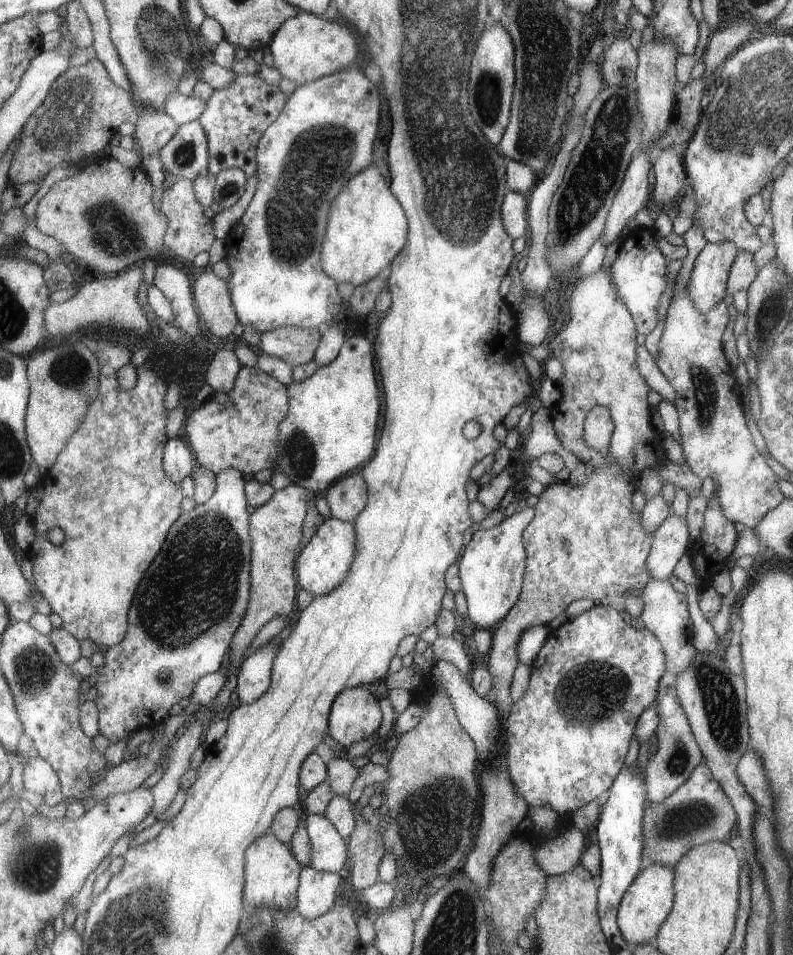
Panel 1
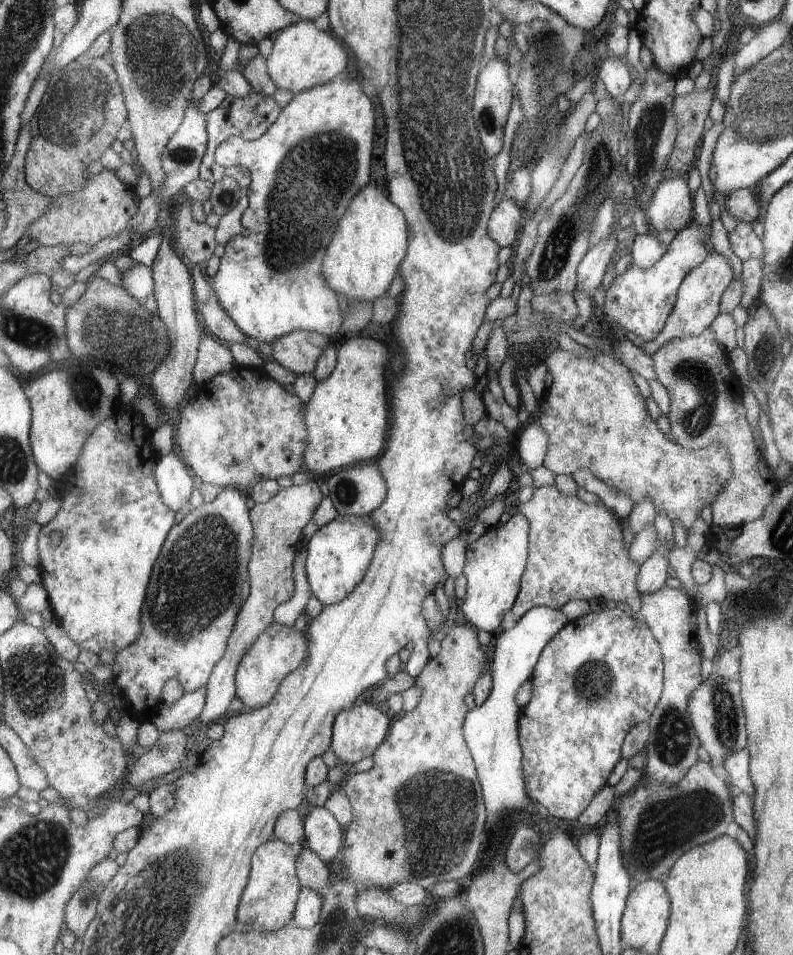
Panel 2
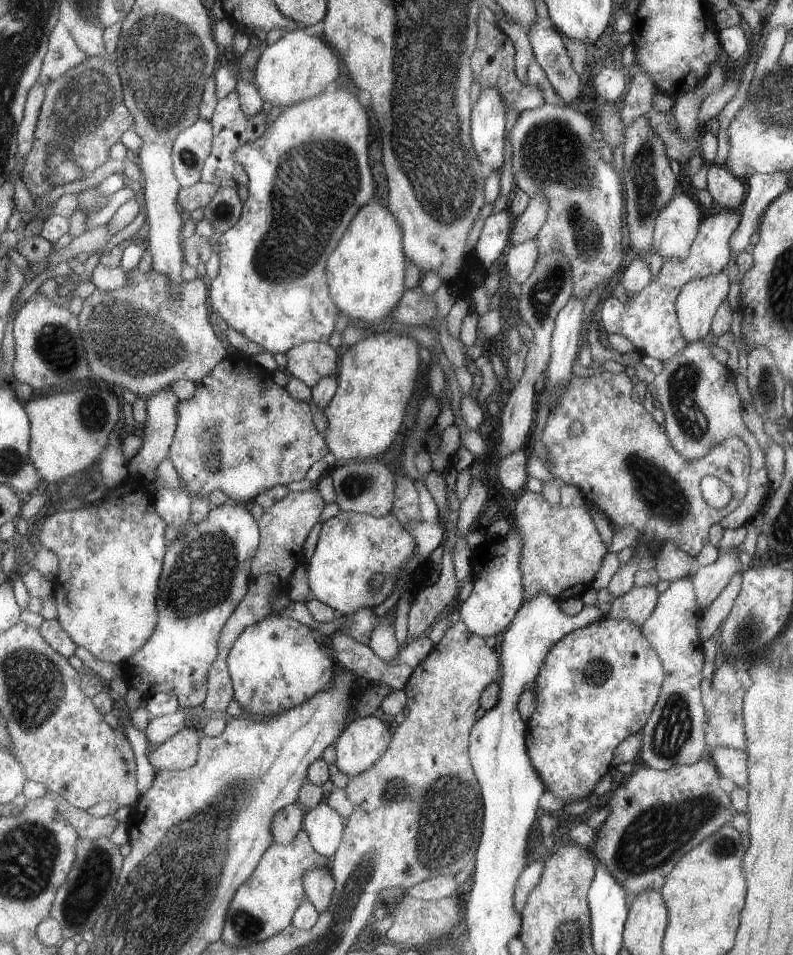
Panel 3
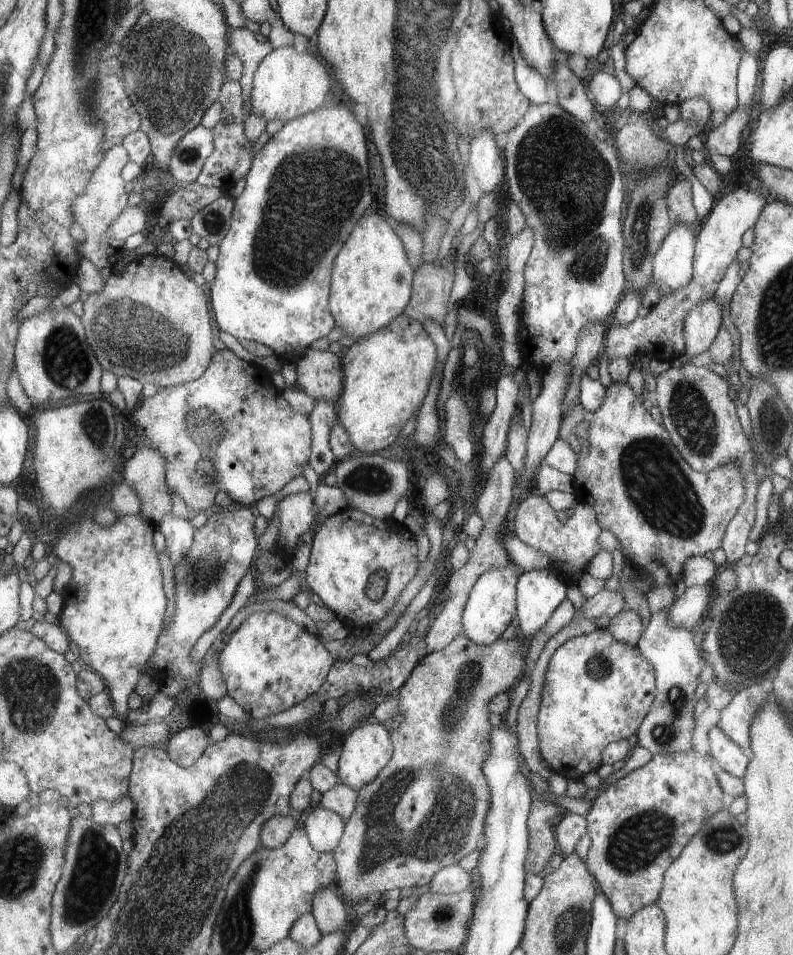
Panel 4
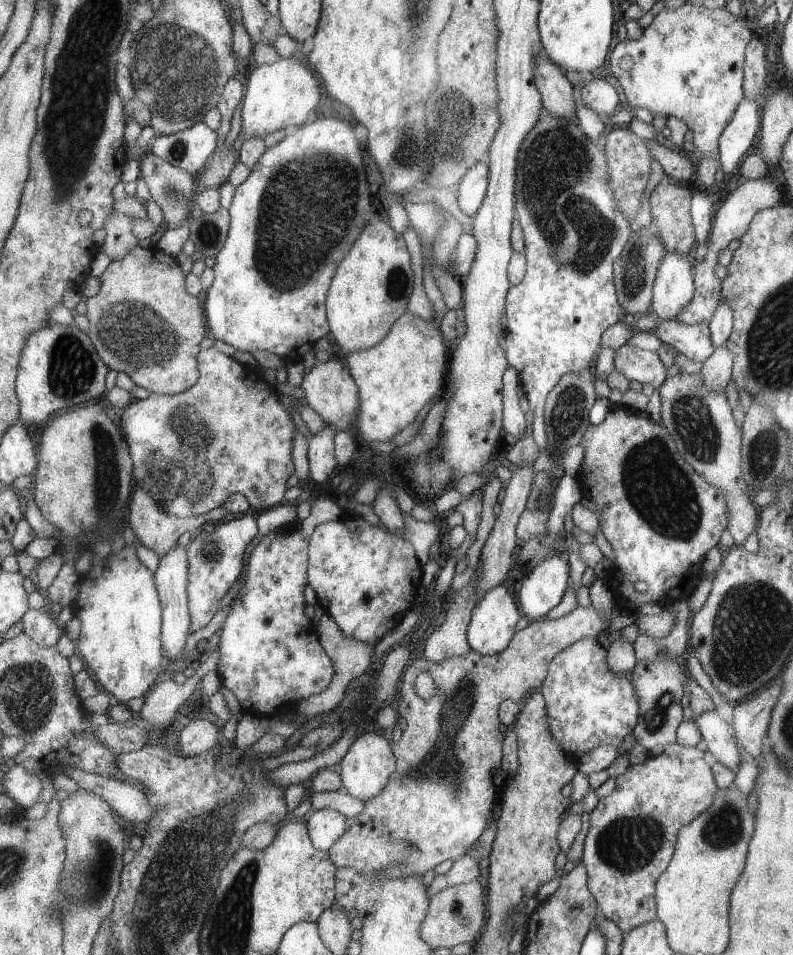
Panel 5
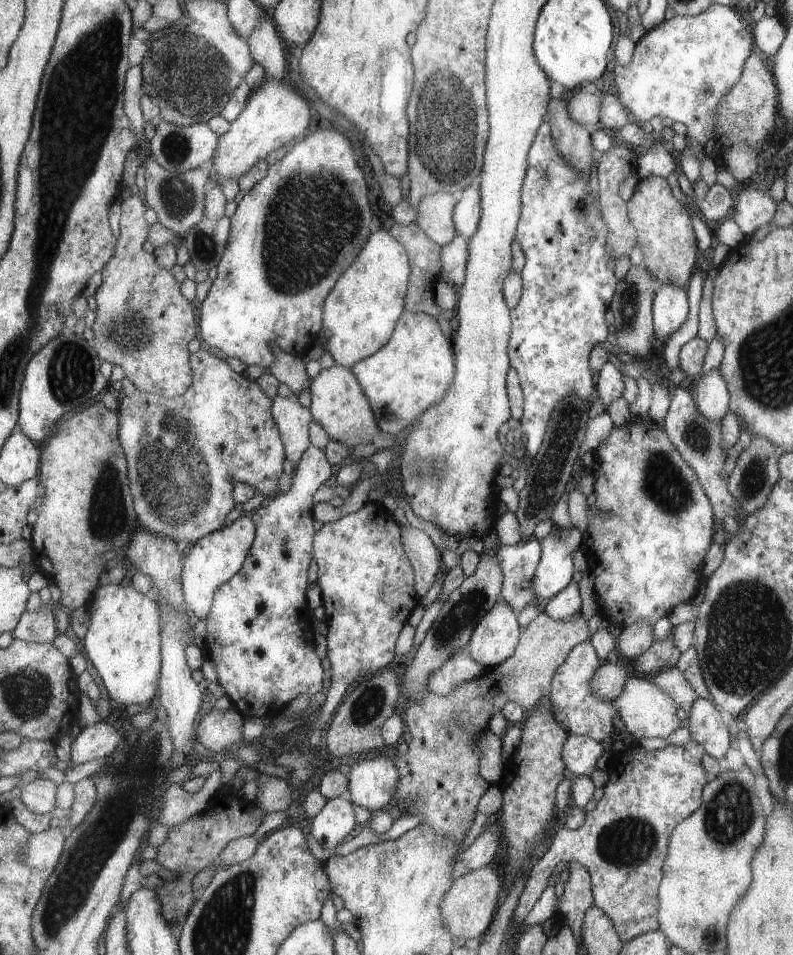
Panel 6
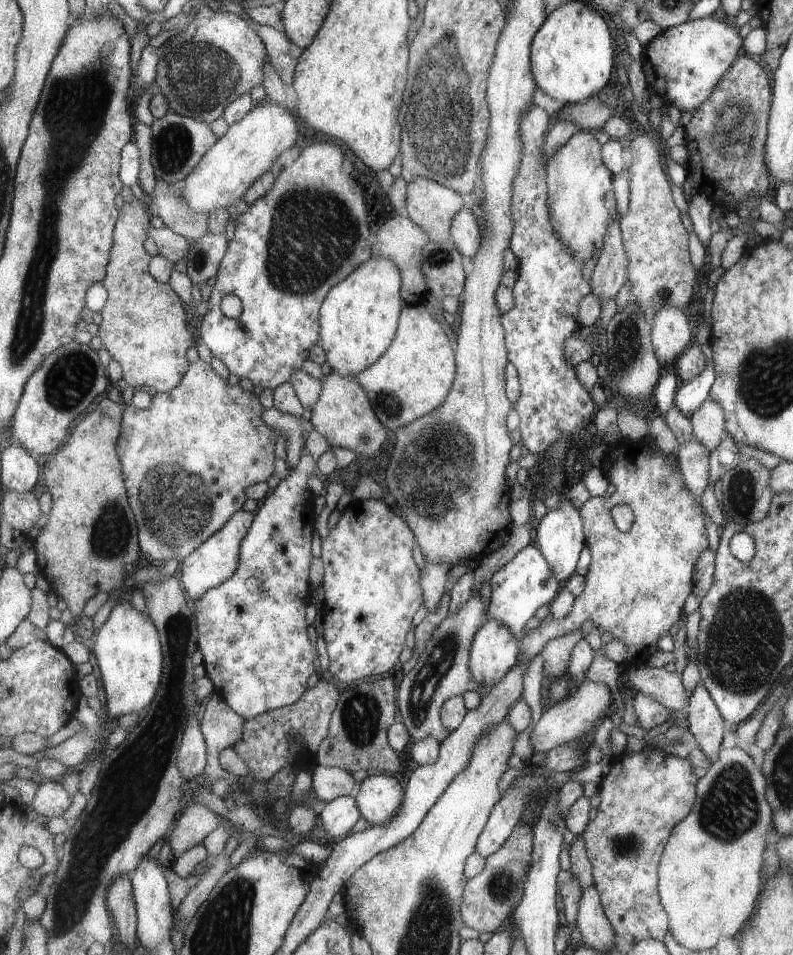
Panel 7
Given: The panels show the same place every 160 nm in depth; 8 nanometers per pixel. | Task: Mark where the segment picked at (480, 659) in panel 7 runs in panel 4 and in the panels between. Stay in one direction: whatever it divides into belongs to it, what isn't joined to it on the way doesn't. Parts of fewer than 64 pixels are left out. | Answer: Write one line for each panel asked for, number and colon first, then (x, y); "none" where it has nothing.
4: (493, 605)
5: (494, 622)
6: (495, 639)

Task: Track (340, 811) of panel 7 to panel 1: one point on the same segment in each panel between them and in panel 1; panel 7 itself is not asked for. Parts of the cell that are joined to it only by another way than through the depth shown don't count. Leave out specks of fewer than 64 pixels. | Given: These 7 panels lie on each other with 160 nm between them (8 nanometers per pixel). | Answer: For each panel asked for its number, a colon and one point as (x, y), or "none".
1: (330, 850)
2: (325, 834)
3: (326, 827)
4: (325, 828)
5: (326, 826)
6: (336, 823)

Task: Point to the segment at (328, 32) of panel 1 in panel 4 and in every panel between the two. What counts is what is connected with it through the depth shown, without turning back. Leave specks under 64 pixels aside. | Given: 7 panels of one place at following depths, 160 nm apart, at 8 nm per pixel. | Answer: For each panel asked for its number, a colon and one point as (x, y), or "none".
2: (303, 57)
3: (298, 67)
4: (288, 84)

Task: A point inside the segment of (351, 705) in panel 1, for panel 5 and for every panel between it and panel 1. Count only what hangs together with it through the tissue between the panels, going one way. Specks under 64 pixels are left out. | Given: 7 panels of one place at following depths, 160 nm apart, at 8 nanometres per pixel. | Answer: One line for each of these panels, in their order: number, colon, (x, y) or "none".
2: (358, 733)
3: (366, 739)
4: (365, 751)
5: (366, 769)

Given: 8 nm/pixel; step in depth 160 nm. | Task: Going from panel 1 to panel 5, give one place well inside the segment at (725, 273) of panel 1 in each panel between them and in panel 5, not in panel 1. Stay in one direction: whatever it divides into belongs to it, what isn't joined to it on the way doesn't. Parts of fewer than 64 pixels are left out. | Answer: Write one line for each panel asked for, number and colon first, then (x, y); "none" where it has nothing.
2: (697, 304)
3: (698, 301)
4: (702, 324)
5: (693, 341)

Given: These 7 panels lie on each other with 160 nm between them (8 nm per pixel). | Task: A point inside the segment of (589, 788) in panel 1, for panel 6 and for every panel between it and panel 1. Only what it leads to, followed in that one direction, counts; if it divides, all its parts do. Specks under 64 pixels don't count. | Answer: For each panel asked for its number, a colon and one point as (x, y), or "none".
2: (601, 675)
3: (598, 685)
4: (597, 691)
5: (588, 706)
6: (582, 713)

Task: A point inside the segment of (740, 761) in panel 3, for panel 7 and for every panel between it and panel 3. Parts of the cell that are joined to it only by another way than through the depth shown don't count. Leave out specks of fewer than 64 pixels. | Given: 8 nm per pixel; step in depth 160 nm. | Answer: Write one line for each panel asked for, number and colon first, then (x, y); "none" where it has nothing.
4: (729, 757)
5: (713, 729)
6: (708, 733)
7: (705, 723)

